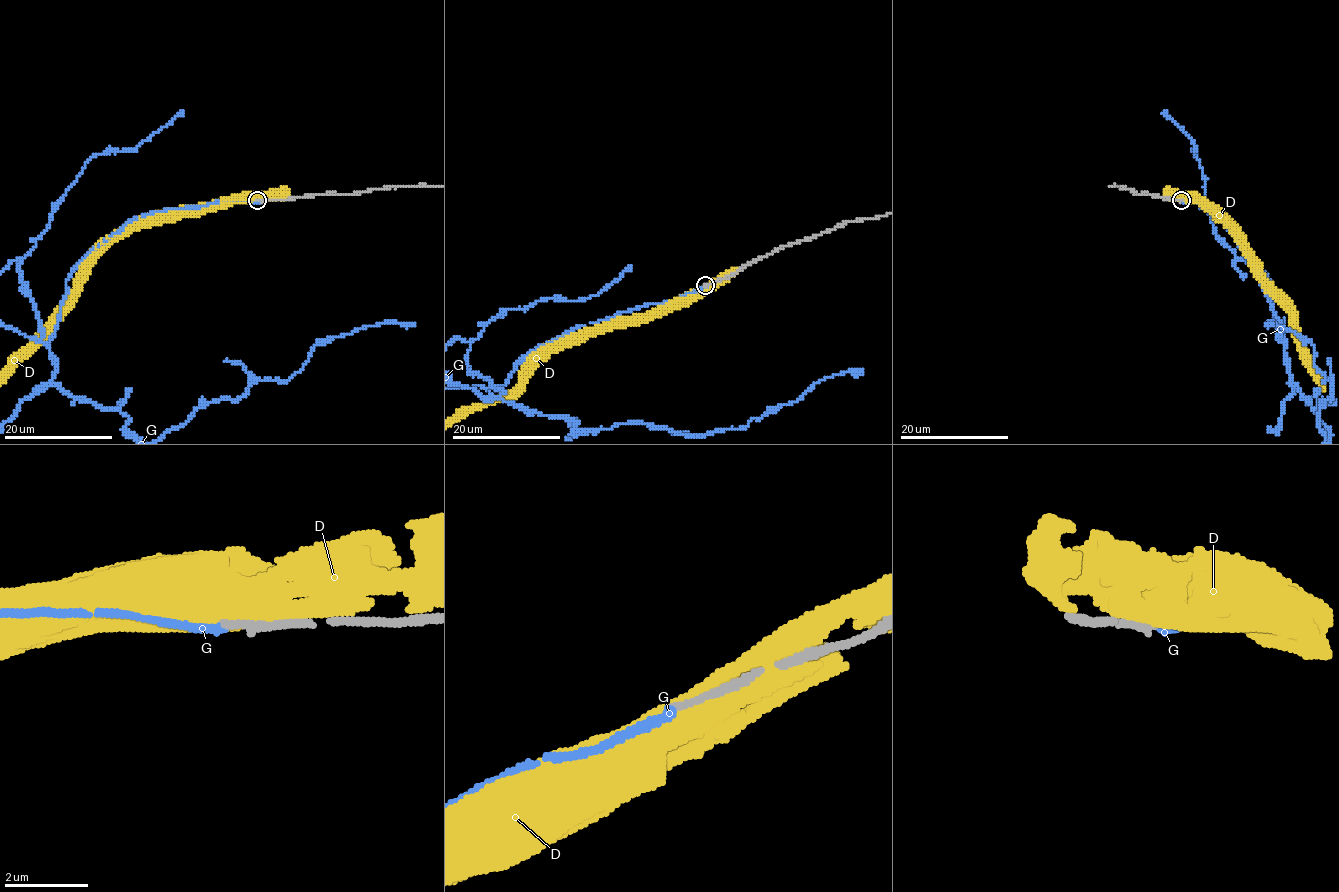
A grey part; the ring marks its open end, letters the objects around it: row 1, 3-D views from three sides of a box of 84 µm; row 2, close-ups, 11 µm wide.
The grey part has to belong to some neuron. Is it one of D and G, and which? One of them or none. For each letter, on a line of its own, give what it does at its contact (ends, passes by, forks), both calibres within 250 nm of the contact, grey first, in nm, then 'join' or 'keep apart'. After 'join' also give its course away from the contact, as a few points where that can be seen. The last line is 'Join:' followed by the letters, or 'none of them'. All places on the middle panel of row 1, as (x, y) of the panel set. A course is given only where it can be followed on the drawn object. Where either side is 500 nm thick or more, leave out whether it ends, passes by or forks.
D: 180/950 nm | keep apart
G: it ends | 180/200 nm | keep apart
Join: none of them

